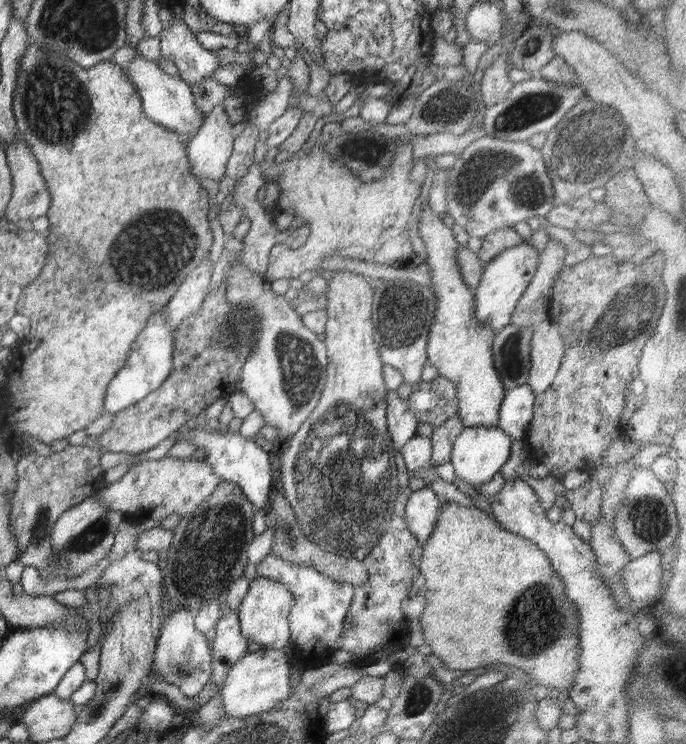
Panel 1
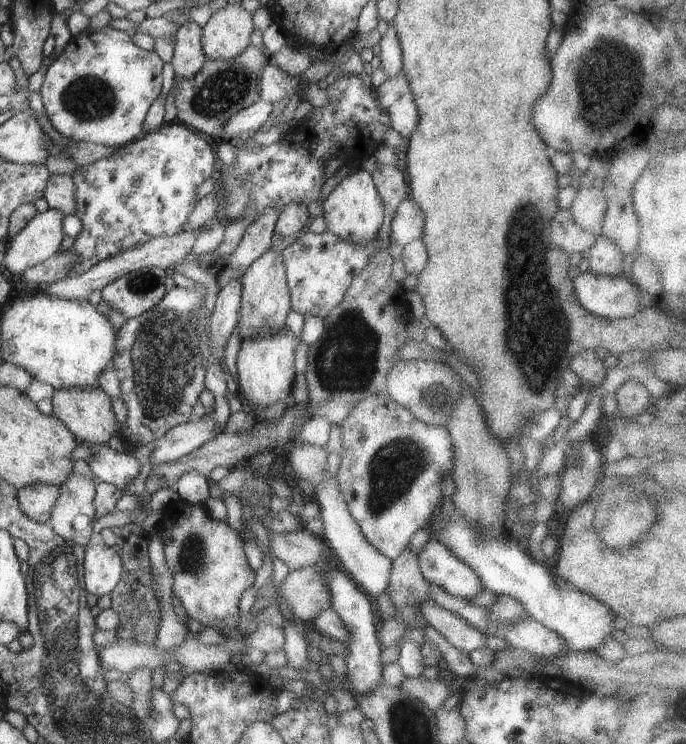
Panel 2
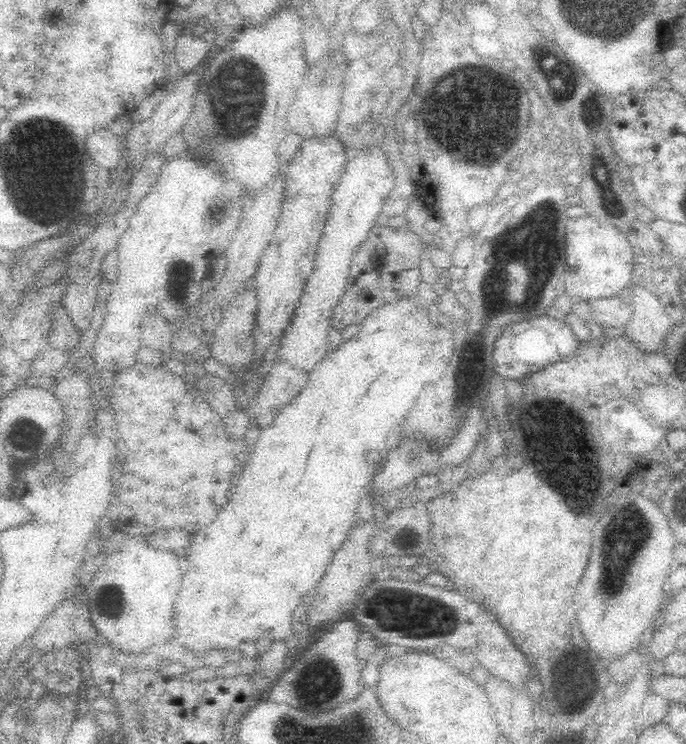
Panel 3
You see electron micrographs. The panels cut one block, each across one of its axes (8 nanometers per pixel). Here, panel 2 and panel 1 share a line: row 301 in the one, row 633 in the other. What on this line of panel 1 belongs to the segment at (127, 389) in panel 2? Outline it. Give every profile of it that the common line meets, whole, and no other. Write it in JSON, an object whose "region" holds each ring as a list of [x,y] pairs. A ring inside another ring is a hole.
{"region":[[[180,606],[172,607],[172,613],[162,620],[149,674],[155,673],[157,680],[178,686],[192,700],[211,679],[212,650],[208,647],[208,638],[195,626],[195,612]]]}

